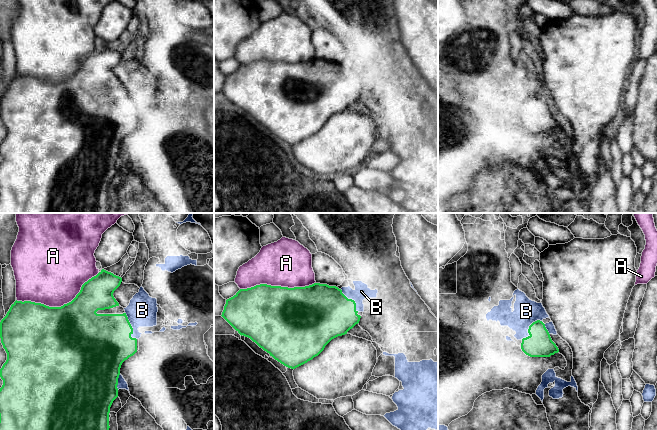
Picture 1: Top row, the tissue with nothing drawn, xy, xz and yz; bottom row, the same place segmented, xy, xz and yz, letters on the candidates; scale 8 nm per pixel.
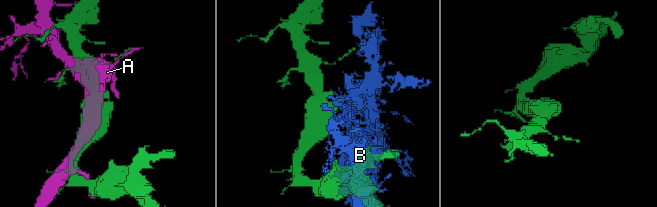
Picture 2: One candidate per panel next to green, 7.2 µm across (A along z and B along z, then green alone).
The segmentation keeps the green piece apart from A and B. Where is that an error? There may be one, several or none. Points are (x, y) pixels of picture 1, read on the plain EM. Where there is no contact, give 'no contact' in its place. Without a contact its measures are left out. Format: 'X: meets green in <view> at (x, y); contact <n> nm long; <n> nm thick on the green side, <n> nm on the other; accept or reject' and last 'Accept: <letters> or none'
A: meets green in xy at (59, 83); contact 700 nm long; 500 nm thick on the green side, 460 nm on the other; reject
B: meets green in xy at (131, 103); contact 240 nm long; 440 nm thick on the green side, 240 nm on the other; reject
Accept: none

